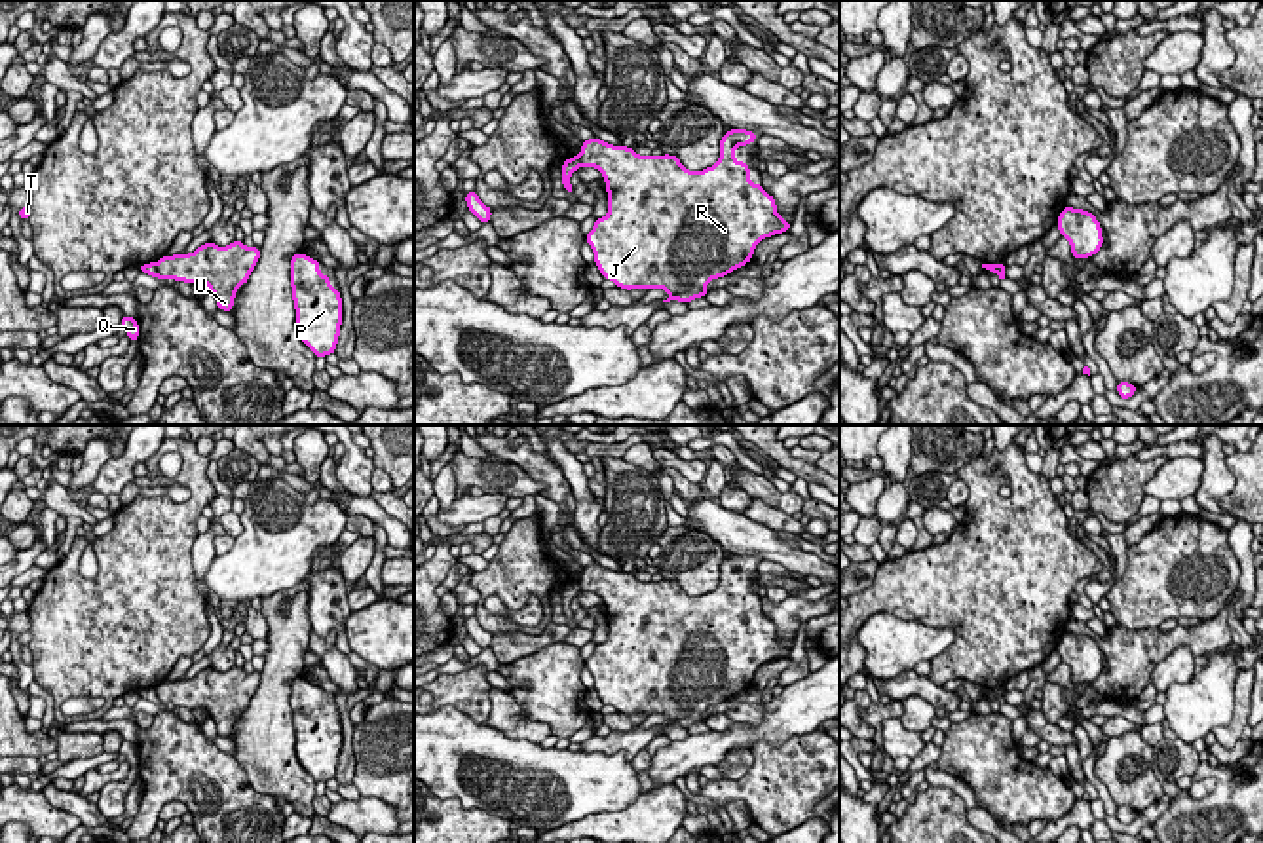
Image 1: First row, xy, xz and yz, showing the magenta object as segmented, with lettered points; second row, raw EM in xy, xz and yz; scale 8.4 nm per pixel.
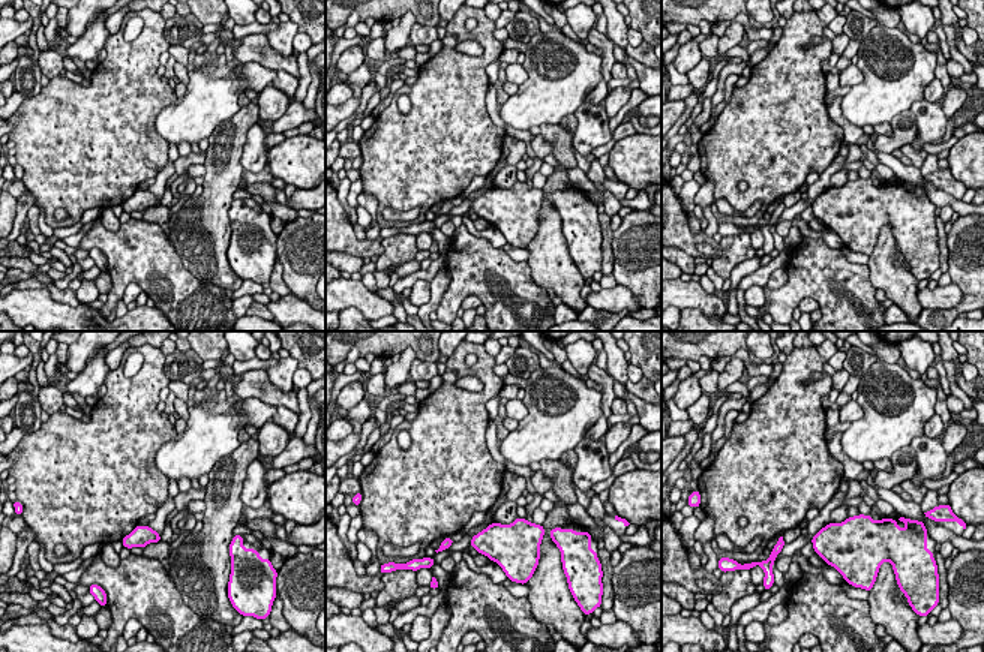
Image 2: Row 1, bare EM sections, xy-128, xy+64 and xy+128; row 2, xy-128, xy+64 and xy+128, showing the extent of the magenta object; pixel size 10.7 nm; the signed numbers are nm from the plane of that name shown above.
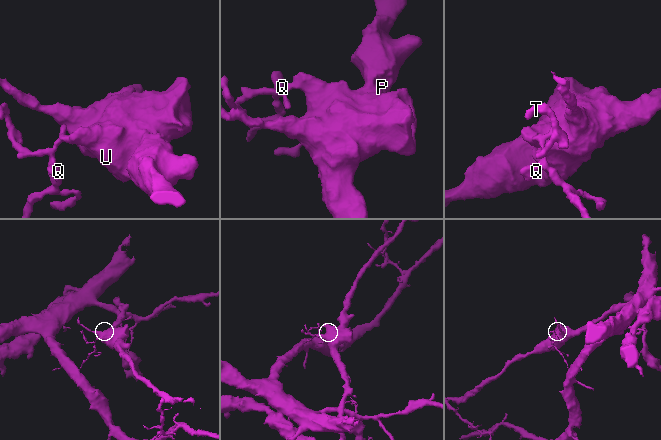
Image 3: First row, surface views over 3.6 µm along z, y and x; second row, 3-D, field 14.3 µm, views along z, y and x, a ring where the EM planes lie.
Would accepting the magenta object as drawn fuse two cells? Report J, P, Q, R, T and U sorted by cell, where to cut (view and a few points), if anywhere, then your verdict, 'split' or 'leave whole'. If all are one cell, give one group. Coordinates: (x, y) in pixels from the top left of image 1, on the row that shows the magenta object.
J P R U / Q T; cut in xy along (154, 264), (162, 278); split

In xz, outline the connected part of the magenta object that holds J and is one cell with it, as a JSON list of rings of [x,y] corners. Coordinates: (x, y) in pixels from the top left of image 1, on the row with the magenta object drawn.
[[[729,129],[720,139],[720,158],[712,167],[688,171],[678,156],[638,156],[634,148],[613,146],[598,137],[581,142],[581,165],[604,175],[608,215],[596,218],[585,241],[604,279],[619,289],[663,289],[669,298],[689,304],[705,298],[710,279],[720,279],[752,260],[756,245],[790,232],[762,184],[750,182],[750,165],[735,159],[737,146],[756,142],[756,131]]]

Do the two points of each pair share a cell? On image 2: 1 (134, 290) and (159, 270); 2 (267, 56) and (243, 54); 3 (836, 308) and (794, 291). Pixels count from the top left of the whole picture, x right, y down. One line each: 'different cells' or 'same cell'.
1: different cells
2: same cell
3: same cell

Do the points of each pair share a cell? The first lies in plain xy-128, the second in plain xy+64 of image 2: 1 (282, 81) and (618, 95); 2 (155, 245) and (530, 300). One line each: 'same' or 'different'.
1: different
2: same

